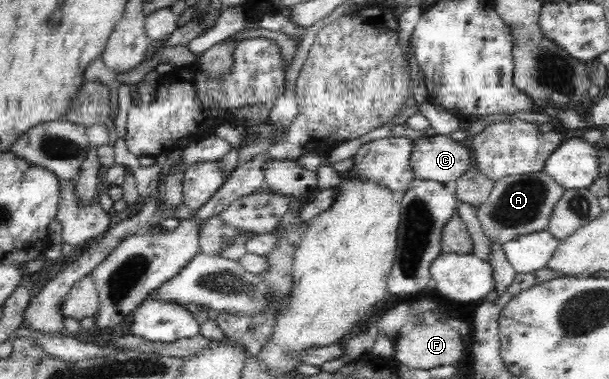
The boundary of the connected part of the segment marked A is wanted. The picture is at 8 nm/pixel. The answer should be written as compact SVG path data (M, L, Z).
M544 171L502 177L494 183L487 201L476 208L475 218L492 244L503 245L523 234L547 230L551 211L564 191Z

